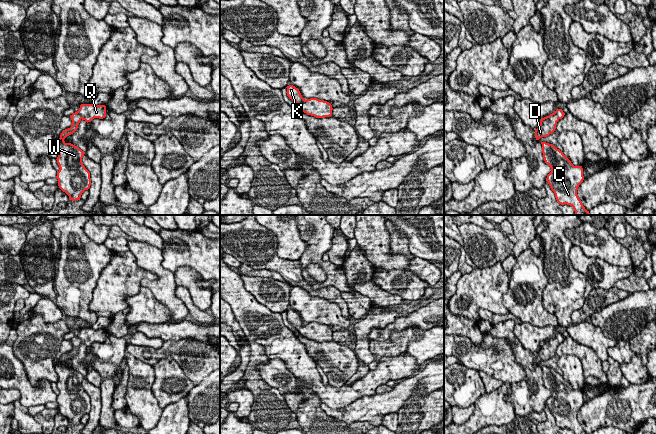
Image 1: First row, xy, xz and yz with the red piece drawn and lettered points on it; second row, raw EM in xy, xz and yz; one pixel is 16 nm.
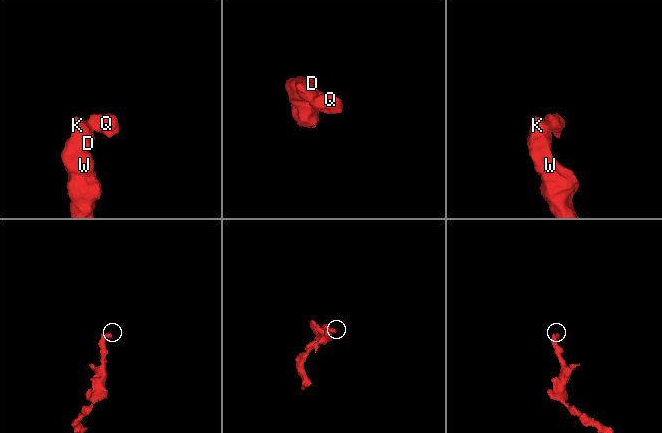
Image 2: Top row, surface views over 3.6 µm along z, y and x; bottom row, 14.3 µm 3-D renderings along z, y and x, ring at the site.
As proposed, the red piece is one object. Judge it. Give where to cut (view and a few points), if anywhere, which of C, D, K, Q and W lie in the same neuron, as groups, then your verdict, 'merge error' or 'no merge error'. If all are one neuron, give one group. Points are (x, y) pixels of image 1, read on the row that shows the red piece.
cut none; groups C D K Q W; no merge error

